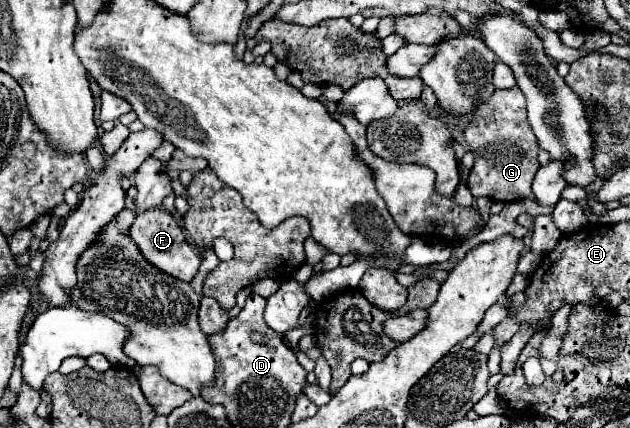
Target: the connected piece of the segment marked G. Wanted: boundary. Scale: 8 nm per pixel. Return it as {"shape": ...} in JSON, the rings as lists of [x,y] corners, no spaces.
{"shape":[[[519,87],[495,89],[491,99],[475,111],[475,117],[465,129],[465,141],[475,155],[475,165],[467,179],[473,197],[489,197],[493,201],[533,199],[531,183],[539,169],[539,145],[527,121],[525,95]]]}

